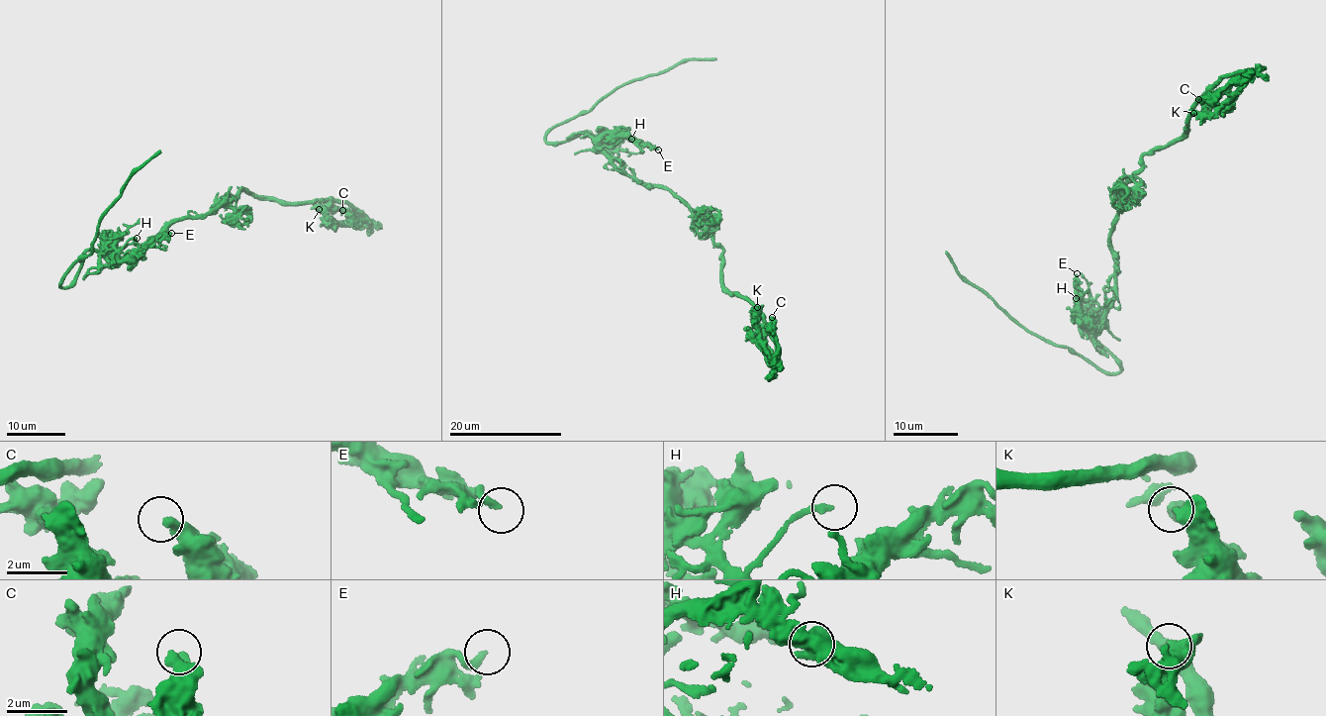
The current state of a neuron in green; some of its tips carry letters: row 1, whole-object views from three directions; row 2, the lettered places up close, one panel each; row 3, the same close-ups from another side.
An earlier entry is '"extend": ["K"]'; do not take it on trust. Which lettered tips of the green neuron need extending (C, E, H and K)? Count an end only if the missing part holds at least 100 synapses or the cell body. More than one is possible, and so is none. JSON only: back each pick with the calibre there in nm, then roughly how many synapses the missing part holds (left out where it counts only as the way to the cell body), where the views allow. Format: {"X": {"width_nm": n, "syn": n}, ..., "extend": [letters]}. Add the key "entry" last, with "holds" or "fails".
{"extend": [], "entry": "fails"}

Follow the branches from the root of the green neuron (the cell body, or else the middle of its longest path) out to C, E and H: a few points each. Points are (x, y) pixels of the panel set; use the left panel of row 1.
C: (160, 237), (173, 223), (194, 218), (241, 188), (286, 202), (324, 201), (366, 222), (342, 210)
E: (160, 237), (118, 261), (139, 258), (146, 247), (171, 233)
H: (160, 237), (117, 264), (127, 241), (137, 238)

